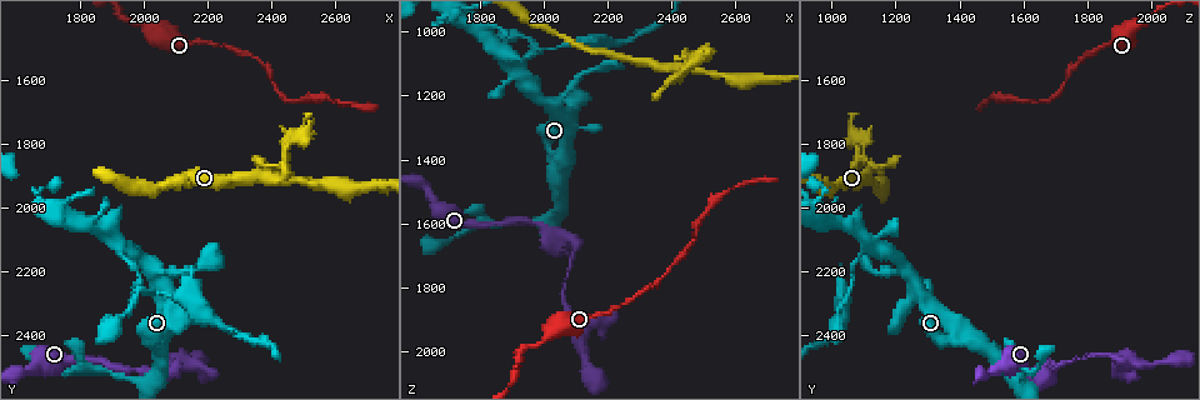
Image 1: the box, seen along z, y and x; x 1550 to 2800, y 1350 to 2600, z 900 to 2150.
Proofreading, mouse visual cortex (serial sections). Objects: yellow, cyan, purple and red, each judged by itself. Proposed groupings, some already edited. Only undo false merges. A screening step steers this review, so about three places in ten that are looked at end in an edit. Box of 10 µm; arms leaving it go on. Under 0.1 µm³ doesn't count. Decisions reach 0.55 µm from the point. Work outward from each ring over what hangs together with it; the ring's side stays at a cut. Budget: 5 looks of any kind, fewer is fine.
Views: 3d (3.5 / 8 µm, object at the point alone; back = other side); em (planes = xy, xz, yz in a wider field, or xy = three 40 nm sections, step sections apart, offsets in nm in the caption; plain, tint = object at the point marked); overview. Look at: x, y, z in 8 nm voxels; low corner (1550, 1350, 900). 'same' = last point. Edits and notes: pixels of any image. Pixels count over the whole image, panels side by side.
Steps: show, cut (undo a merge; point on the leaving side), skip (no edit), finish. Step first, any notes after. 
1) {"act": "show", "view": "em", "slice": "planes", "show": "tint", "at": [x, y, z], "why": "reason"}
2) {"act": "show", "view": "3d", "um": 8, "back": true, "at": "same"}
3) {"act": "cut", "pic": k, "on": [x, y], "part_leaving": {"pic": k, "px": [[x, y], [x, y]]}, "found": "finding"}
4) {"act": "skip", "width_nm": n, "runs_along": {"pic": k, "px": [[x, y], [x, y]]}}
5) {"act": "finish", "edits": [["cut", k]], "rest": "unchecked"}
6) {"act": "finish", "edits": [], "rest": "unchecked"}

{"act": "show", "view": "3d", "um": 3.5, "back": true, "at": [2090, 2500, 1690], "why": "thick turns thin"}

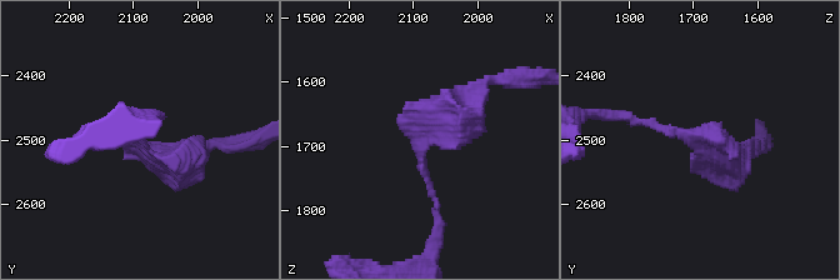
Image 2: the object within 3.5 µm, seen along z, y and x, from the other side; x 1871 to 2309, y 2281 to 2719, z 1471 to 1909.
{"act": "show", "view": "em", "slice": "xy", "step": 3, "show": "tint", "at": [2100, 2495, 1690], "why": "need the tissue"}

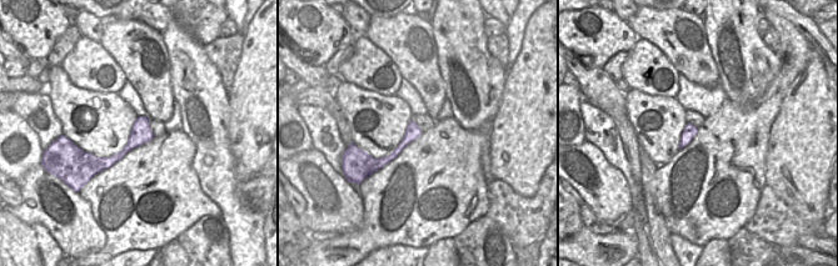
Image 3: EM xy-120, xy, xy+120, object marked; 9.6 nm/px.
{"act": "show", "view": "em", "slice": "xy", "step": 2, "show": "tint", "at": "same"}

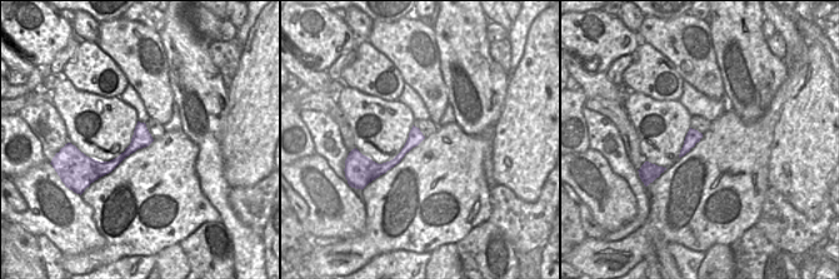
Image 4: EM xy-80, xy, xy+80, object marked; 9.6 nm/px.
{"act": "skip", "runs_along": {"pic": 4, "px": [[143, 126], [113, 164], [91, 162]]}, "found": "one cell here"}

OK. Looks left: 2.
{"act": "show", "view": "3d", "um": 3.5, "back": true, "at": [1980, 2230, 1060], "why": "three-way junction"}

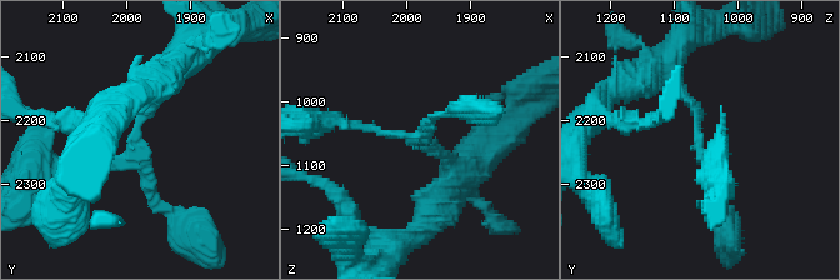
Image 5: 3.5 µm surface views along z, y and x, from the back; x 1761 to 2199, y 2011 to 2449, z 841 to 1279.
{"act": "show", "view": "em", "slice": "planes", "show": "tint", "at": [1985, 2240, 1060]}

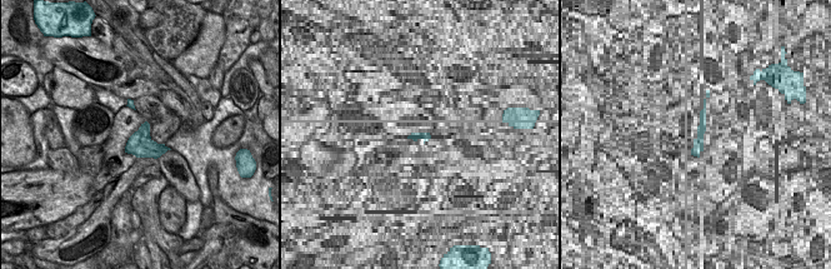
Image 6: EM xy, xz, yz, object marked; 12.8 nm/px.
{"act": "skip", "runs_along": {"pic": 5, "px": [[175, 74], [121, 161], [64, 170]]}, "found": "one cell here"}

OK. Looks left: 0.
{"act": "finish", "edits": [], "rest": "unchecked"}

